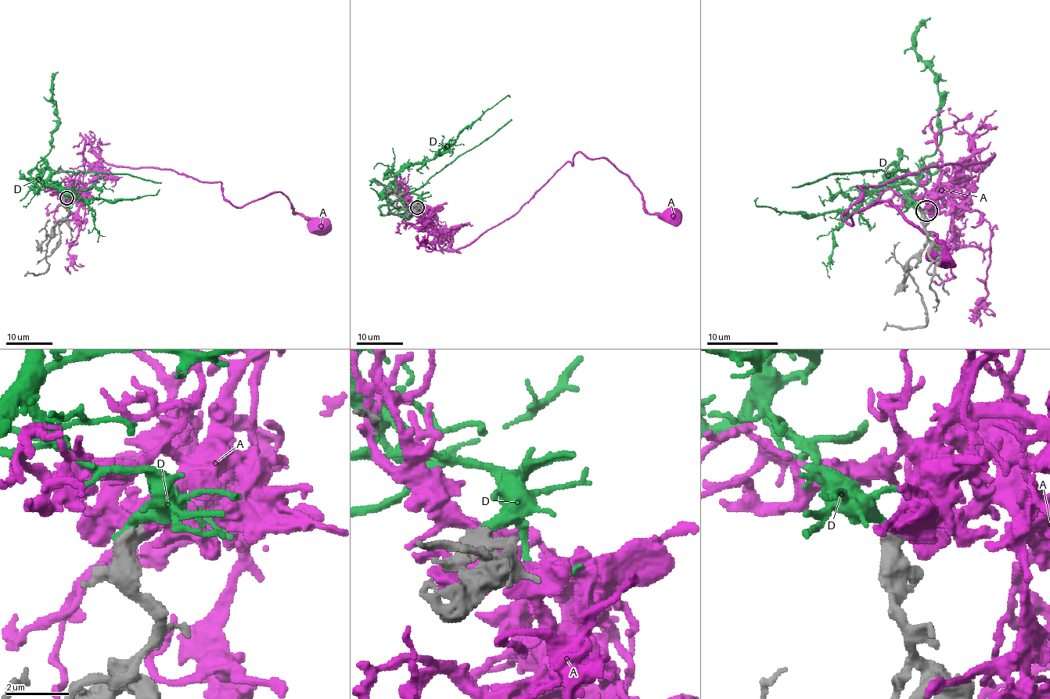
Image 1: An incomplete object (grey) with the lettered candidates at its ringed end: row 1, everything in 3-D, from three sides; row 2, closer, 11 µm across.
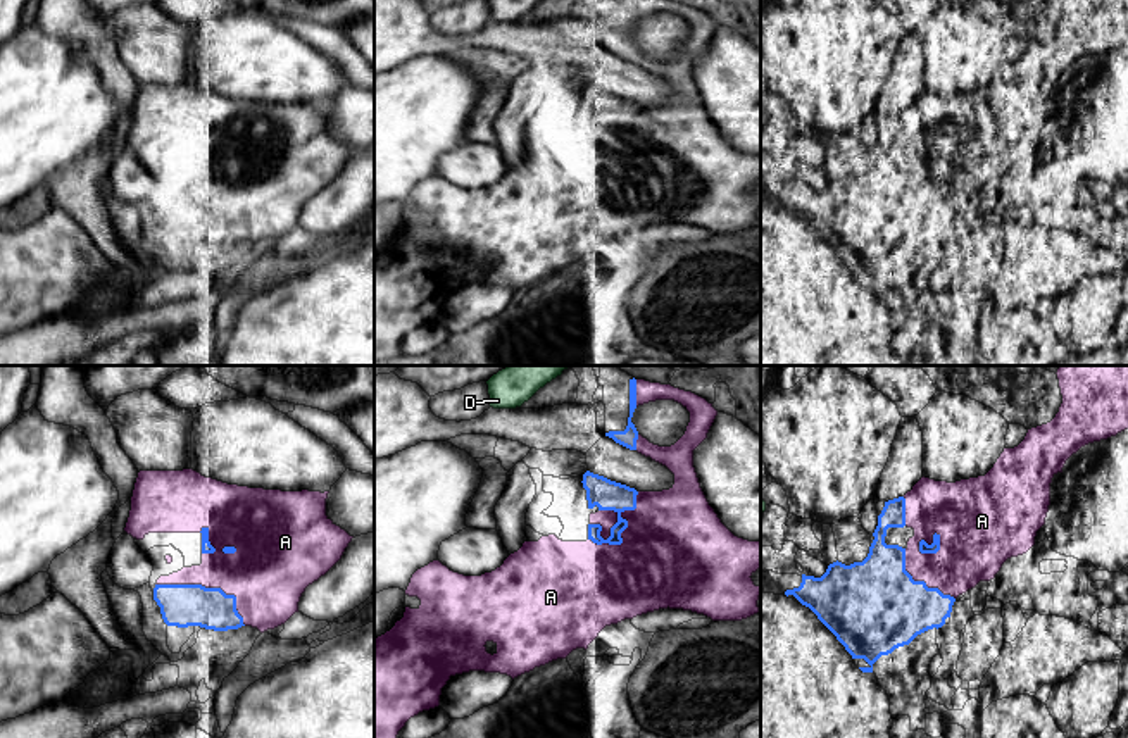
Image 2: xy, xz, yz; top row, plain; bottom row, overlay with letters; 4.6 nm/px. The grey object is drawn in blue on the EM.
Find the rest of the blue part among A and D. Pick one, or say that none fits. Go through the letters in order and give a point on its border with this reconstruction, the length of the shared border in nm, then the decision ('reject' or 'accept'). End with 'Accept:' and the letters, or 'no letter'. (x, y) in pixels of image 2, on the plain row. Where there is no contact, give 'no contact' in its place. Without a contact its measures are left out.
A: xz (618, 135) | 340 nm | accept
D: no contact | reject
Accept: A

